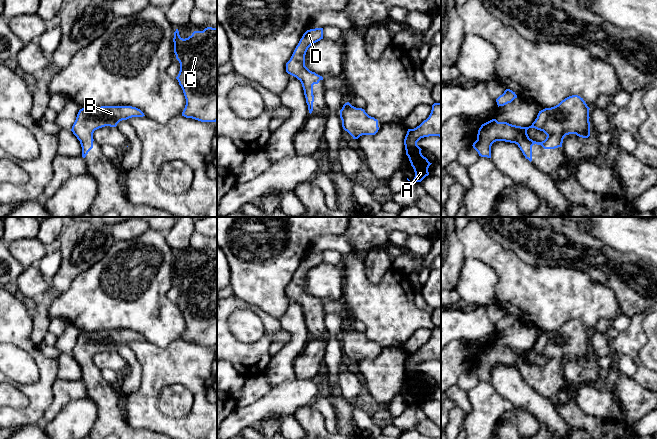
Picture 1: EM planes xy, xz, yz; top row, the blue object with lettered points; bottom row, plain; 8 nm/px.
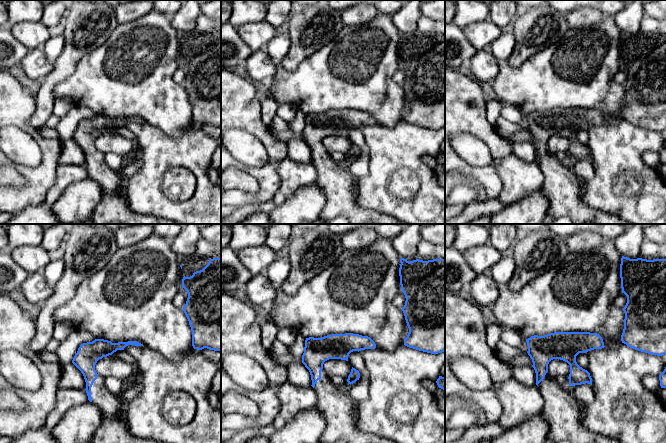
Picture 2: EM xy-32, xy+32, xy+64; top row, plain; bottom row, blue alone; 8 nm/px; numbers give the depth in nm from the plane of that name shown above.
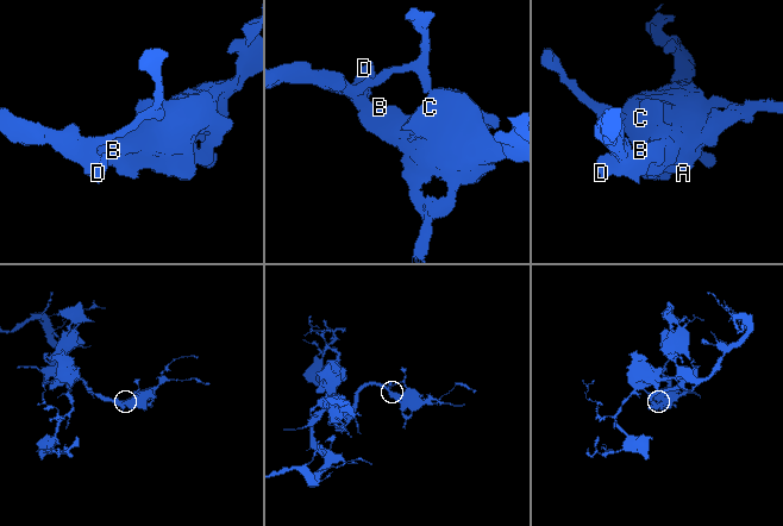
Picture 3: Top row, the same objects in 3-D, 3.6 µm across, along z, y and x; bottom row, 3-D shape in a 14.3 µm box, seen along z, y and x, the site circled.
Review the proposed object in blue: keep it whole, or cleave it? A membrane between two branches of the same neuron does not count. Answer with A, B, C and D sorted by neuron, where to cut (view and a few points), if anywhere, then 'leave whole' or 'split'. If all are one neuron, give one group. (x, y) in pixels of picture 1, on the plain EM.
groups A B C D; cut none; leave whole

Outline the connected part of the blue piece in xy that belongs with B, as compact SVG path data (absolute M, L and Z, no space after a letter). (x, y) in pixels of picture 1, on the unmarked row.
M132 330L84 331L79 334L71 355L80 365L82 381L85 382L93 372L95 354L105 350L116 351L122 344L143 340L140 333Z

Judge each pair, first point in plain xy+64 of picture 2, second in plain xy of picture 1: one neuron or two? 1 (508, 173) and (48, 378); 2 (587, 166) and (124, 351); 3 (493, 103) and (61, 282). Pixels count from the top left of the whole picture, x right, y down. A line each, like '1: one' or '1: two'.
1: two
2: one
3: one

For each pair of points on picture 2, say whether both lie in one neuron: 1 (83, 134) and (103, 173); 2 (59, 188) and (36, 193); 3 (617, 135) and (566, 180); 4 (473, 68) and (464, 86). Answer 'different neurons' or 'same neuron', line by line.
1: same neuron
2: different neurons
3: different neurons
4: different neurons

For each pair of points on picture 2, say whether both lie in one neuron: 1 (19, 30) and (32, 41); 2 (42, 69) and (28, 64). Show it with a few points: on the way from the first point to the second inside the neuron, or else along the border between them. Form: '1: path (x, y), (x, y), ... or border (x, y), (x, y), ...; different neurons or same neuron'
1: path (22, 31), (29, 38); same neuron
2: path (39, 67), (31, 64); same neuron

